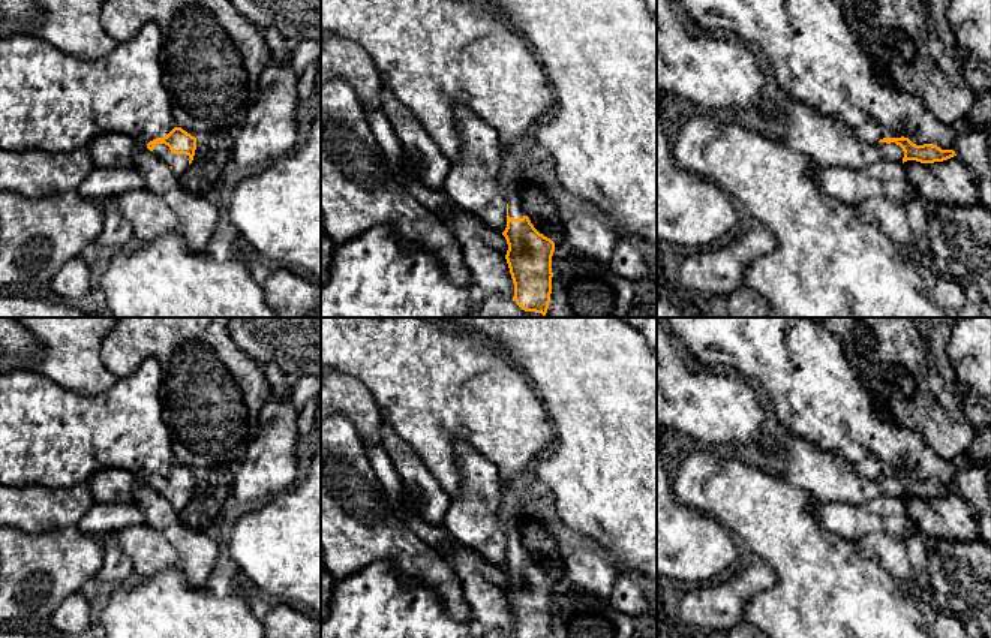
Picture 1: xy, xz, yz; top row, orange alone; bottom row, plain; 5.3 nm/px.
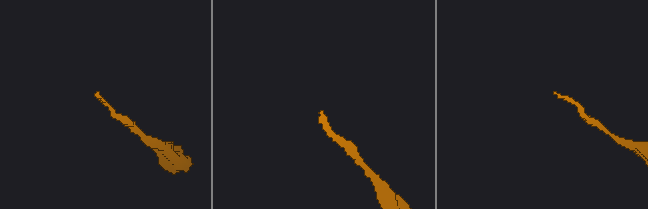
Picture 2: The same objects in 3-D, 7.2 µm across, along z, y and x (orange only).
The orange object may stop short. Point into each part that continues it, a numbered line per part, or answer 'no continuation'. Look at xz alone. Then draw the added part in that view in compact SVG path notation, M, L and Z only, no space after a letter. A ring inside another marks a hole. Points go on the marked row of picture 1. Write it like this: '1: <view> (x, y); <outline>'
1: xz (511, 175); M501 144L499 187L508 201L508 216L511 219L522 219L525 216L520 205L520 187L526 178L528 175L522 171L511 147Z

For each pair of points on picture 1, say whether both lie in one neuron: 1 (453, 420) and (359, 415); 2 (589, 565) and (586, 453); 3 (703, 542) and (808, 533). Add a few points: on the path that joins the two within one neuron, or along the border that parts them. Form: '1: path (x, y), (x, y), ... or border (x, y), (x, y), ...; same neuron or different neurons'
1: border (363, 385), (381, 417); different neurons
2: border (600, 548), (621, 569); different neurons
3: border (702, 512), (732, 533); different neurons

